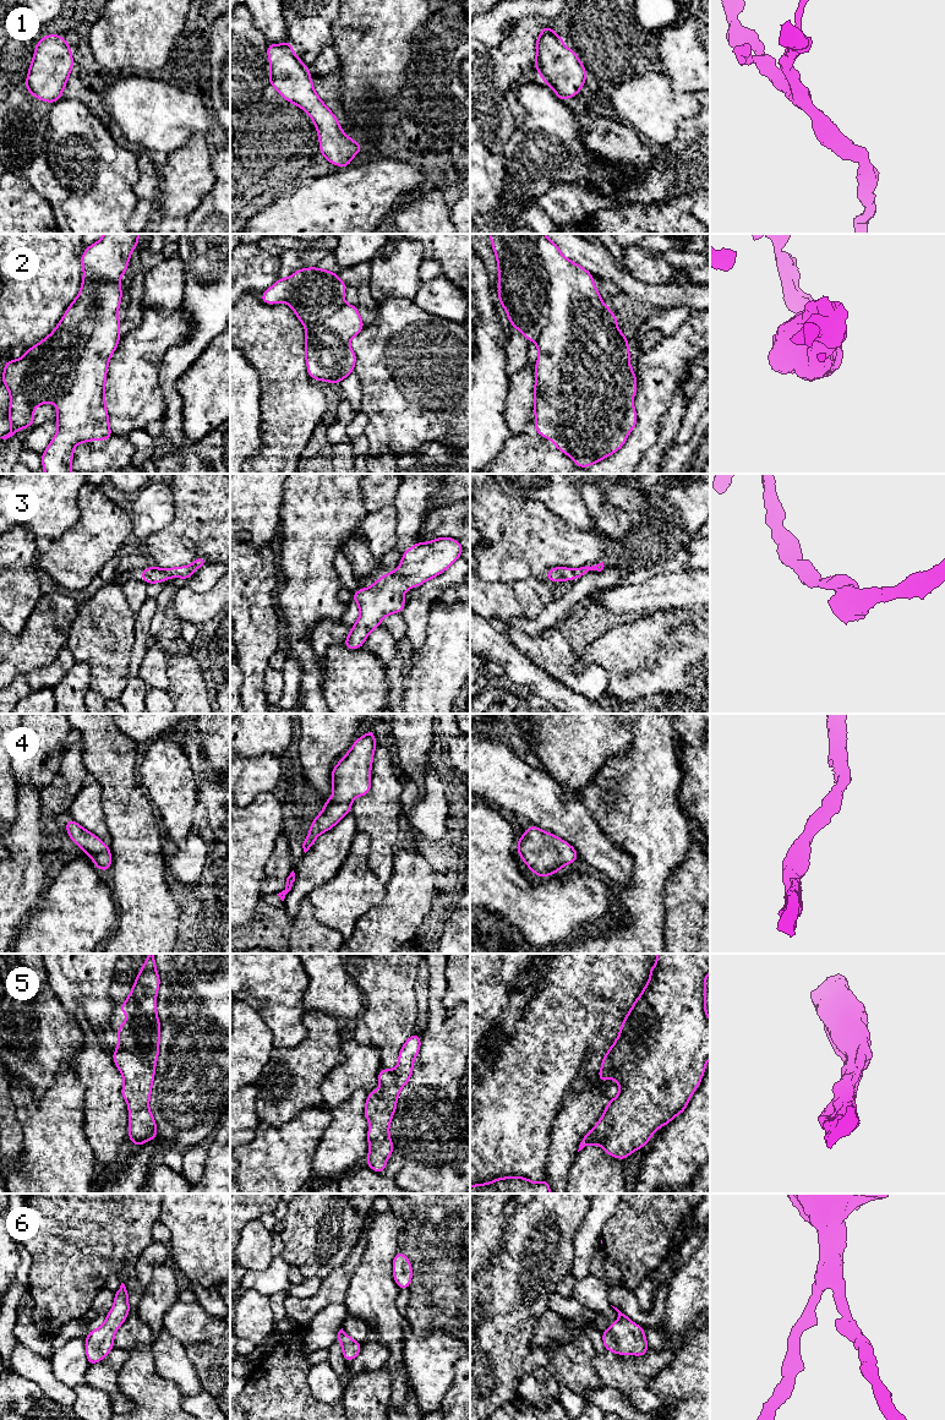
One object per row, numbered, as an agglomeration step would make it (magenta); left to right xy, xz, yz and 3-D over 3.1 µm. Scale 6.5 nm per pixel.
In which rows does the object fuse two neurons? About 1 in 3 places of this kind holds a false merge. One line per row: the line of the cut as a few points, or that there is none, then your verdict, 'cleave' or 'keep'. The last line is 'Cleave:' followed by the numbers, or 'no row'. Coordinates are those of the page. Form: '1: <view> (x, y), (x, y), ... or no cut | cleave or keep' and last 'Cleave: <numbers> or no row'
1: no cut | keep
2: no cut | keep
3: no cut | keep
4: no cut | keep
5: no cut | keep
6: no cut | keep
Cleave: no row

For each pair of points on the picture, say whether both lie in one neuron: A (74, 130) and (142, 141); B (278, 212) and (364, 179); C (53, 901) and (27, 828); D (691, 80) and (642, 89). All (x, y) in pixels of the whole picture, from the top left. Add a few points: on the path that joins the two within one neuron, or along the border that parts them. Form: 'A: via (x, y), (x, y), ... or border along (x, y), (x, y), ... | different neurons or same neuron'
A: border along (112, 129), (123, 142), (136, 151) | different neurons
B: via (299, 212), (331, 212), (343, 200) | same neuron
C: border along (48, 881), (41, 905), (36, 910) | different neurons
D: border along (664, 71), (676, 91), (694, 93) | different neurons

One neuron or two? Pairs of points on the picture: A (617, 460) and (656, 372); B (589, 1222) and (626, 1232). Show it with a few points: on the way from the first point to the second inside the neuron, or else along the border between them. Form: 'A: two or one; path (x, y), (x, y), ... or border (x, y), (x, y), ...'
A: one; path (639, 440), (648, 430), (648, 414), (653, 394)
B: two; border (617, 1206), (602, 1227), (600, 1239)

